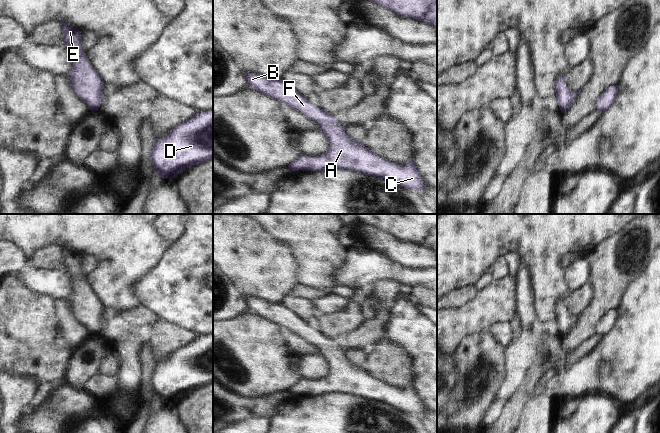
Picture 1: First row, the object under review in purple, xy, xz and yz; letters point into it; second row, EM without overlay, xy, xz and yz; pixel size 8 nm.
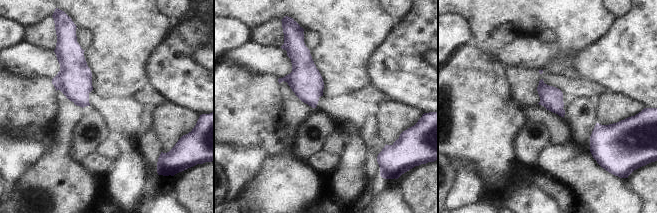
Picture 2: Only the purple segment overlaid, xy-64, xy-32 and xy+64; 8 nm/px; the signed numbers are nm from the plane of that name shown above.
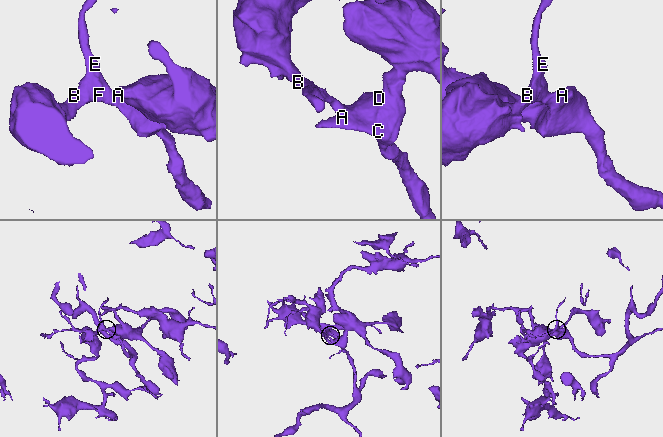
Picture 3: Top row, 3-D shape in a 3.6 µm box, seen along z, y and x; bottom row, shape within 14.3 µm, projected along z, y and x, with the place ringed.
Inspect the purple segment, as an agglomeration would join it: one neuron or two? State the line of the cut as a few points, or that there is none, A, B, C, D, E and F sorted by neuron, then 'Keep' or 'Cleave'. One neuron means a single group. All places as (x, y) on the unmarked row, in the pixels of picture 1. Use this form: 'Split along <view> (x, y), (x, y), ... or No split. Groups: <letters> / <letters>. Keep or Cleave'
No split. Groups: A B C D E F. Keep.

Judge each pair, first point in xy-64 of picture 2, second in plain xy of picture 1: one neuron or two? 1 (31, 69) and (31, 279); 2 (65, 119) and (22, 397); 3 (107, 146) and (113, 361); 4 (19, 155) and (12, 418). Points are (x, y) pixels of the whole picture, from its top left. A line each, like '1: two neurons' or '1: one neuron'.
1: one neuron
2: two neurons
3: one neuron
4: one neuron

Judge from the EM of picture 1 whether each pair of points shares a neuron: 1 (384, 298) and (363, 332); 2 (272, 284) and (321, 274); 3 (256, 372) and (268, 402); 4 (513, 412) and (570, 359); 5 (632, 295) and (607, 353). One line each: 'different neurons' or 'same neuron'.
1: same neuron
2: different neurons
3: different neurons
4: same neuron
5: same neuron

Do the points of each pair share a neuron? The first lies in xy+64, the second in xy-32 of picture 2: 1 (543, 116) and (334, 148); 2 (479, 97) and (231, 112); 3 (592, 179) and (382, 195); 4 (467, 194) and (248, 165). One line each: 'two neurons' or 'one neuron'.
1: one neuron
2: one neuron
3: one neuron
4: one neuron

